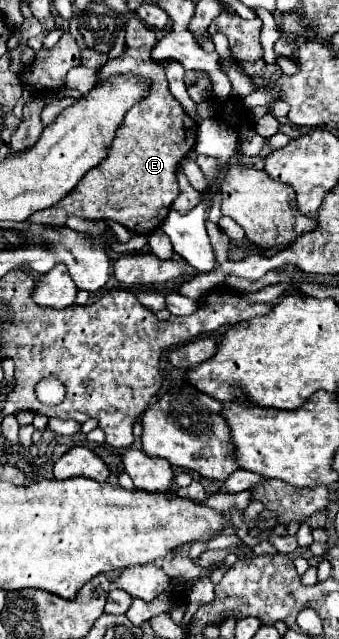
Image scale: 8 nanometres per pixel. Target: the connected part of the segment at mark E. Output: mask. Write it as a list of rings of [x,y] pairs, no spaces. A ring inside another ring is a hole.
[[[130,17],[126,21],[126,49],[120,57],[114,57],[98,69],[98,81],[126,73],[142,75],[146,79],[152,79],[148,95],[142,97],[124,115],[118,133],[106,149],[106,159],[90,169],[58,205],[36,211],[28,221],[44,225],[64,225],[70,215],[78,215],[92,221],[118,221],[136,233],[150,233],[160,227],[172,207],[172,201],[178,195],[176,165],[180,165],[182,157],[194,147],[196,123],[172,97],[166,79],[166,65],[156,63],[150,57],[156,41],[158,39],[152,27],[142,23],[138,17]]]

